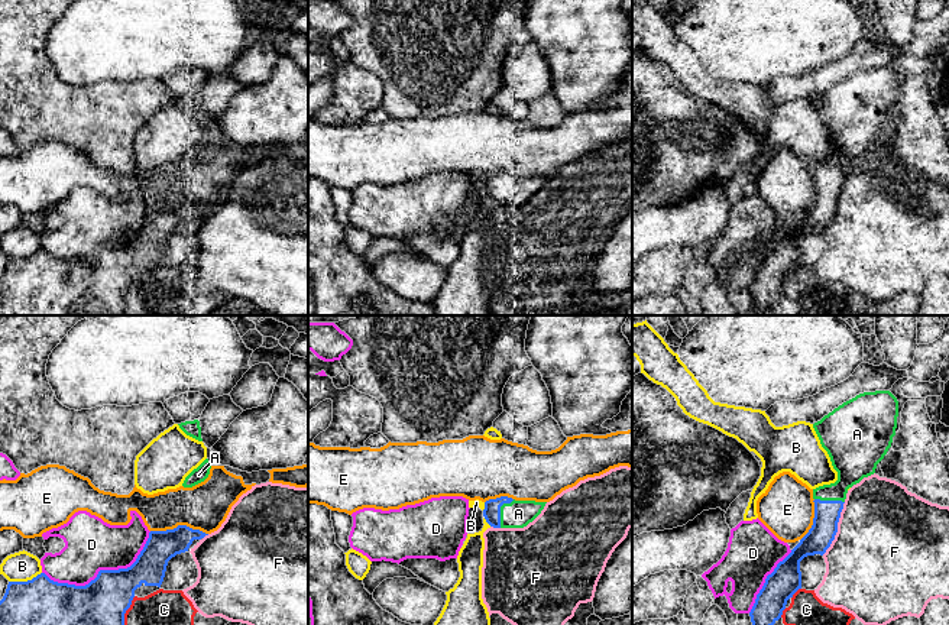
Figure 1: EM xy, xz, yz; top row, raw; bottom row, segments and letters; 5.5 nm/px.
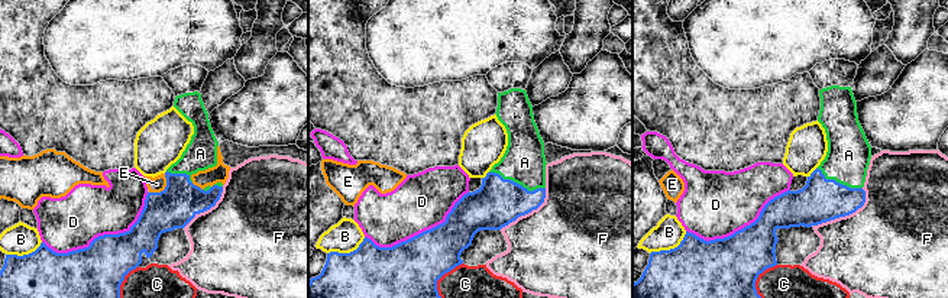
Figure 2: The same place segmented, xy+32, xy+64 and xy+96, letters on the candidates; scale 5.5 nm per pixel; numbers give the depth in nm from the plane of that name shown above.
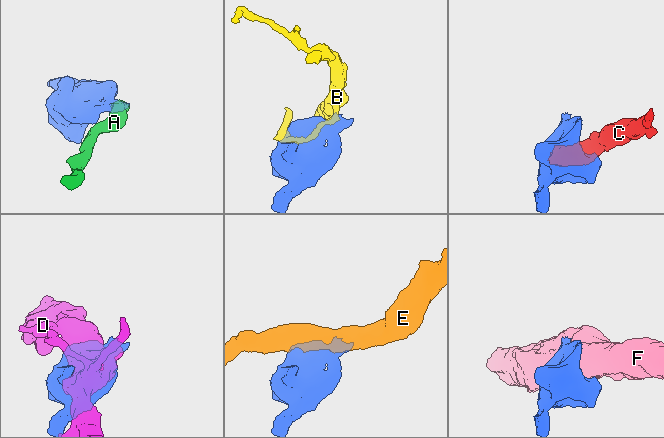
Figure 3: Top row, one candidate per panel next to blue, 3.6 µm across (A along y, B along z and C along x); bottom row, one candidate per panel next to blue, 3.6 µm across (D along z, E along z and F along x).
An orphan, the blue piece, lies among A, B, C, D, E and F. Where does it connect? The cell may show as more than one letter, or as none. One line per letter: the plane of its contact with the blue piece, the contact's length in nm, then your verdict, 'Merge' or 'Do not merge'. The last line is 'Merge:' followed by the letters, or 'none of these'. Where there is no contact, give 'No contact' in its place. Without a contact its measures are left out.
A: Touches blue in xz. Shared border 180 nm. Merge
B: Touches blue in xy. Shared border 190 nm. Do not merge
C: Touches blue in xy. Shared border 170 nm. Do not merge
D: Touches blue in xy. Shared border 650 nm. Do not merge
E: Touches blue in xy. Shared border 320 nm. Do not merge
F: Touches blue in yz. Shared border 320 nm. Do not merge
Merge: A

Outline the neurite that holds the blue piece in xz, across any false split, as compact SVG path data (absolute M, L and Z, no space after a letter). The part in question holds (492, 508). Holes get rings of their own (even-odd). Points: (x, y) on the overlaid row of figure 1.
M501 496L485 502L483 516L493 528L524 528L541 514L545 503Z

